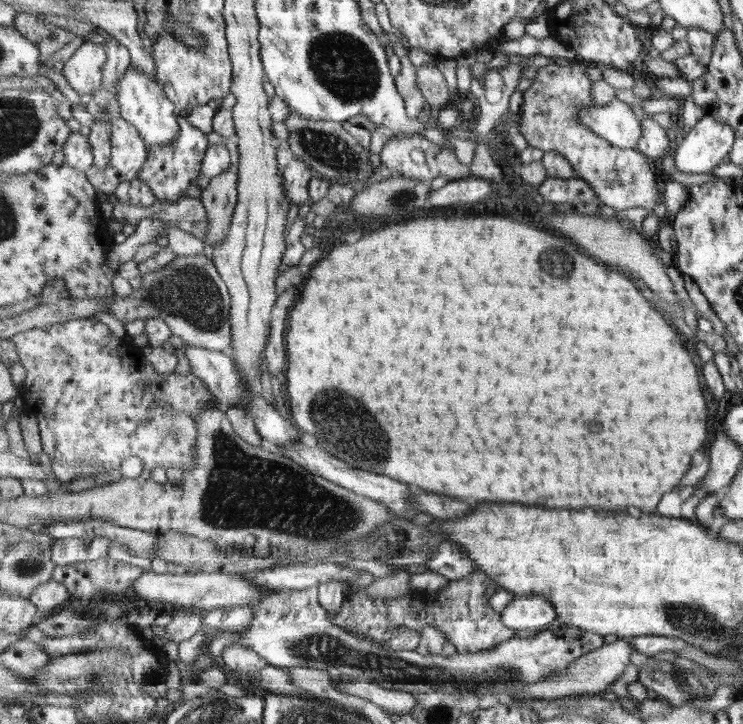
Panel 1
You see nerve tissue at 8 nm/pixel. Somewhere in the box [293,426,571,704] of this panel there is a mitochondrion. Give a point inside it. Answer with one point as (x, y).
(508, 672)

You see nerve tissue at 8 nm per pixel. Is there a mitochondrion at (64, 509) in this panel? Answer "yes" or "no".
no

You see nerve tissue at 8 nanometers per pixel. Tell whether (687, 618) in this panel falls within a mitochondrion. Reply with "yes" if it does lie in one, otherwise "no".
yes

